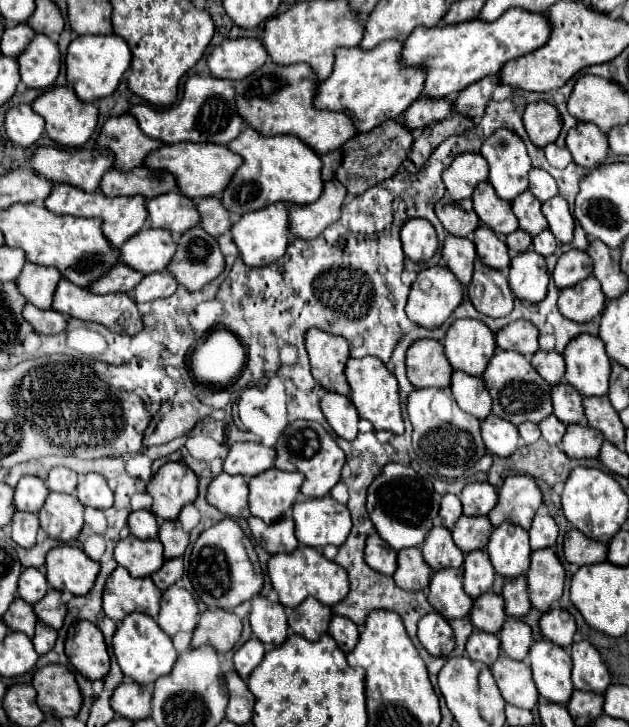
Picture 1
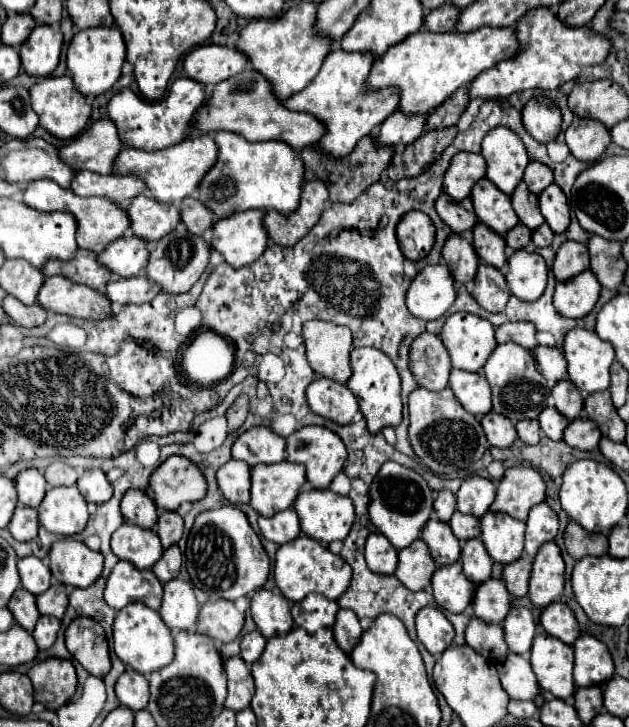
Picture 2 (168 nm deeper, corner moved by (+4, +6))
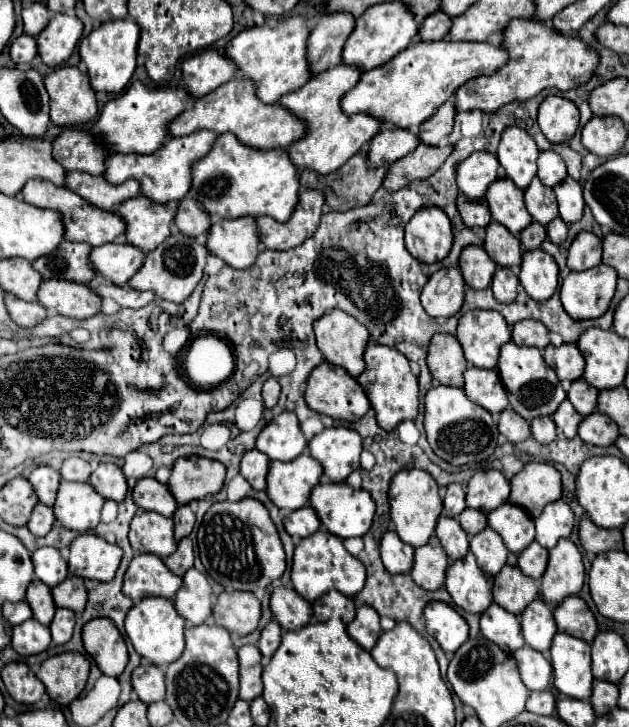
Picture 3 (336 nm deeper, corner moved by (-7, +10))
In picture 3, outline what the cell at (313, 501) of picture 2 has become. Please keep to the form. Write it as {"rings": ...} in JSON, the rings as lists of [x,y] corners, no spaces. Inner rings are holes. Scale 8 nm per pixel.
{"rings":[[[346,482],[318,484],[310,494],[310,504],[316,510],[320,522],[326,526],[326,530],[342,540],[352,538],[352,536],[364,536],[368,528],[372,526],[372,518],[376,512],[376,506],[370,494],[366,490],[354,490]]]}

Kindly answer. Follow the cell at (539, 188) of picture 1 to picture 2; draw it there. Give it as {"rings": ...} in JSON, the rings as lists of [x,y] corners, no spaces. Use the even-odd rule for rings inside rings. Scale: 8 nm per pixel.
{"rings":[[[531,160],[529,166],[527,166],[527,170],[525,170],[523,182],[529,186],[529,190],[531,190],[533,194],[539,194],[539,192],[545,190],[549,184],[553,184],[553,172],[549,170],[549,166]]]}

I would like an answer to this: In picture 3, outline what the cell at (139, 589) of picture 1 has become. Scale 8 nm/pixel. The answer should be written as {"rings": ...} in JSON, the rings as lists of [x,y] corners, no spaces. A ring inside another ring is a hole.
{"rings":[[[138,554],[132,558],[122,584],[122,594],[132,602],[148,596],[162,596],[172,600],[182,584],[182,578],[172,574],[162,558],[154,554]]]}

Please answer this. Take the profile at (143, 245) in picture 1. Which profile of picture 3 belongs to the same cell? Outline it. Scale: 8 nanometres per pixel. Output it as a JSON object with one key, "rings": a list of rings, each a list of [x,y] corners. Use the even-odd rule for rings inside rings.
{"rings":[[[112,242],[92,250],[92,264],[98,274],[110,280],[112,284],[128,284],[128,278],[140,270],[146,254],[136,250],[136,246],[128,246],[128,242]]]}

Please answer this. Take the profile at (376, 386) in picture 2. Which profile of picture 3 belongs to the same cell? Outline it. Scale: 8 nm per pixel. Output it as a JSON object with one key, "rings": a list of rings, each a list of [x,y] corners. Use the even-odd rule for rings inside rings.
{"rings":[[[370,344],[364,352],[366,370],[358,376],[358,382],[364,386],[372,408],[376,410],[376,420],[386,432],[394,430],[404,420],[414,420],[418,414],[418,380],[410,370],[408,360],[390,346]]]}

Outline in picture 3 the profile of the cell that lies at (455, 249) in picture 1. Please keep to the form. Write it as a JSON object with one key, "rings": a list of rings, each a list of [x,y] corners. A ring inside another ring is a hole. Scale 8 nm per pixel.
{"rings":[[[466,246],[460,254],[460,270],[470,288],[484,290],[490,286],[492,276],[496,272],[496,262],[486,254],[482,246]]]}

